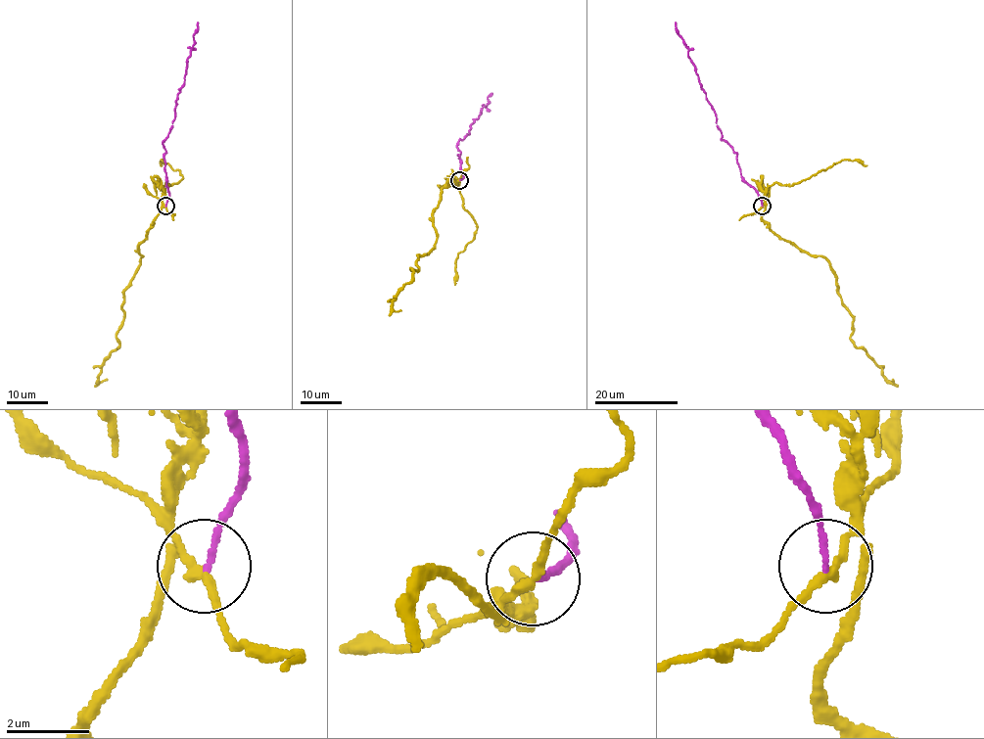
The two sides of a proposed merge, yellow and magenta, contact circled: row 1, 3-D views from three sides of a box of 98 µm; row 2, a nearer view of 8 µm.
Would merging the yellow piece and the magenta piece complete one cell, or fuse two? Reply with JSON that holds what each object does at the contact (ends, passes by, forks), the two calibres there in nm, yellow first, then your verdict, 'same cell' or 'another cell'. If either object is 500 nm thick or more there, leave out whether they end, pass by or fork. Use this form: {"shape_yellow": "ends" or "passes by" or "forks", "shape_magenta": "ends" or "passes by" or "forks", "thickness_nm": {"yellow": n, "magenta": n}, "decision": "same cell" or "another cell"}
{"shape_yellow": "passes by", "shape_magenta": "ends", "thickness_nm": {"yellow": 200, "magenta": 130}, "decision": "another cell"}

